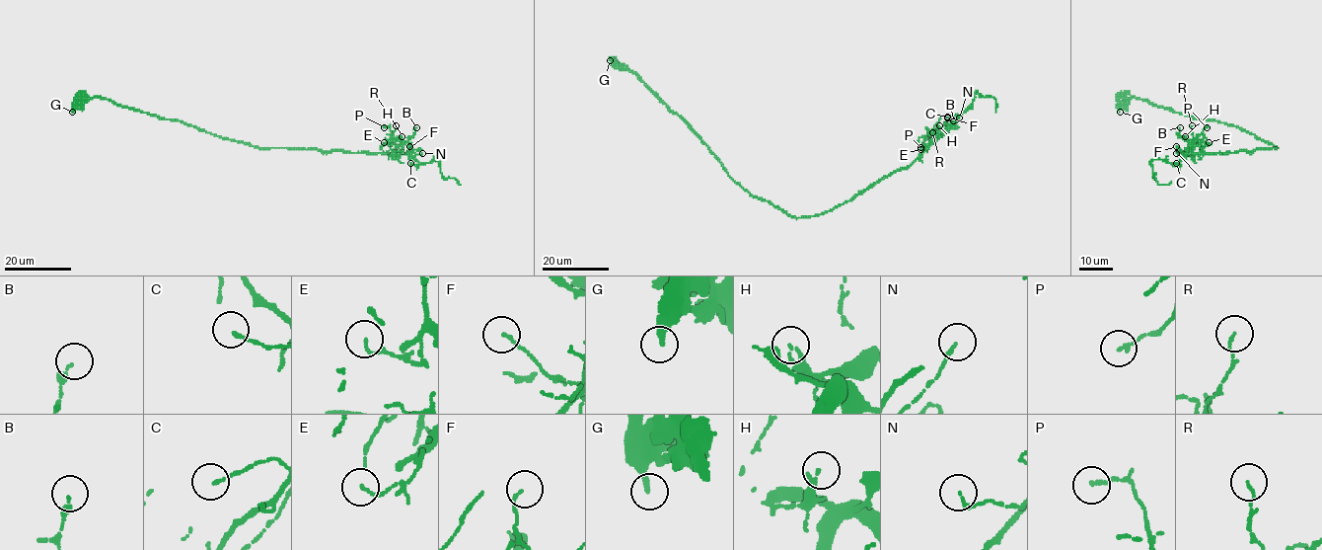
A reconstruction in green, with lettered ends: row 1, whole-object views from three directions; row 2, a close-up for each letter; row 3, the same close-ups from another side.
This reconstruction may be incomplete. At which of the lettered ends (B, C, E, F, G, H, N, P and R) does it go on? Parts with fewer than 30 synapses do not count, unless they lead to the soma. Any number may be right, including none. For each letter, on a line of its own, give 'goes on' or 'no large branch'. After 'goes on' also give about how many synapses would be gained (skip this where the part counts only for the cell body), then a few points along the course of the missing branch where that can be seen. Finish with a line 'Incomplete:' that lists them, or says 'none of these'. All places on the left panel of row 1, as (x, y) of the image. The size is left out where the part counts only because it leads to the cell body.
B: no large branch
C: no large branch
E: no large branch
F: no large branch
G: no large branch
H: no large branch
N: no large branch
P: no large branch
R: no large branch
Incomplete: none of these

